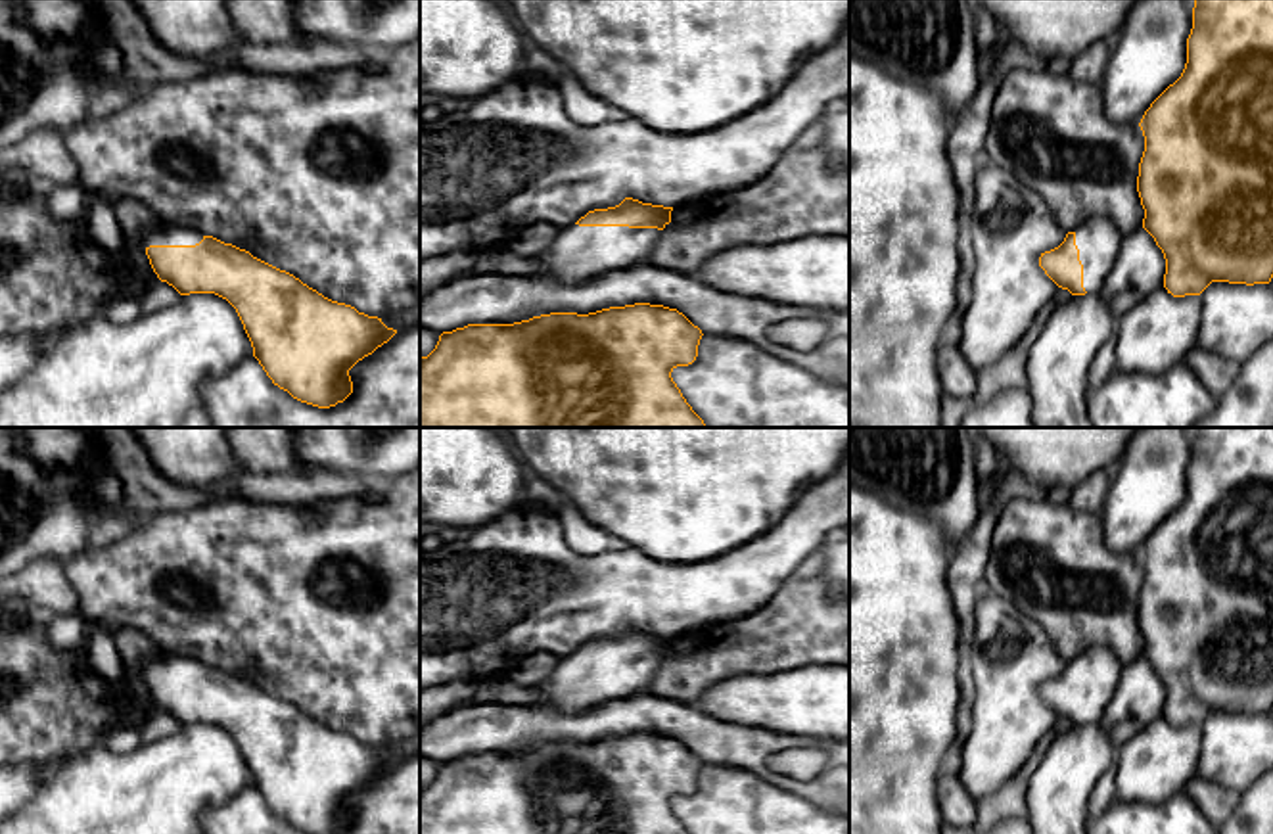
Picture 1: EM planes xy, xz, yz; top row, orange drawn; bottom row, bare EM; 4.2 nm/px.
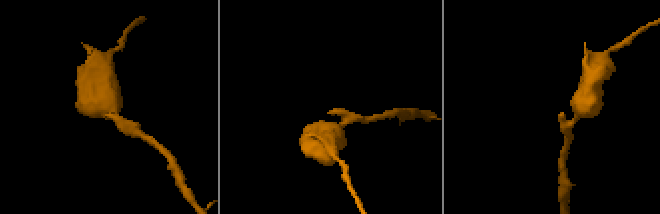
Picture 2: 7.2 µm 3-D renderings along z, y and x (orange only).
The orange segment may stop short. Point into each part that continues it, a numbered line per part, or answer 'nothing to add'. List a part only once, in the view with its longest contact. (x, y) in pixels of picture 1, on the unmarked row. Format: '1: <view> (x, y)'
1: xz (578, 683)

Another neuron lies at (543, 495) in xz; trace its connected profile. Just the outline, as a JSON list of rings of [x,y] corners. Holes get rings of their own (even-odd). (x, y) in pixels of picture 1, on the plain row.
[[[529,474],[527,487],[529,487],[529,504],[544,512],[556,514],[564,504],[567,504],[567,498],[539,475]]]

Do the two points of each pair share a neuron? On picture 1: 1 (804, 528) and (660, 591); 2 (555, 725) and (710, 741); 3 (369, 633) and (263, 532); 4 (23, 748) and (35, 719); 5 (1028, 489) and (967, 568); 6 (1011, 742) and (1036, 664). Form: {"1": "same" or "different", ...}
{"1": "same", "2": "same", "3": "same", "4": "same", "5": "same", "6": "same"}

